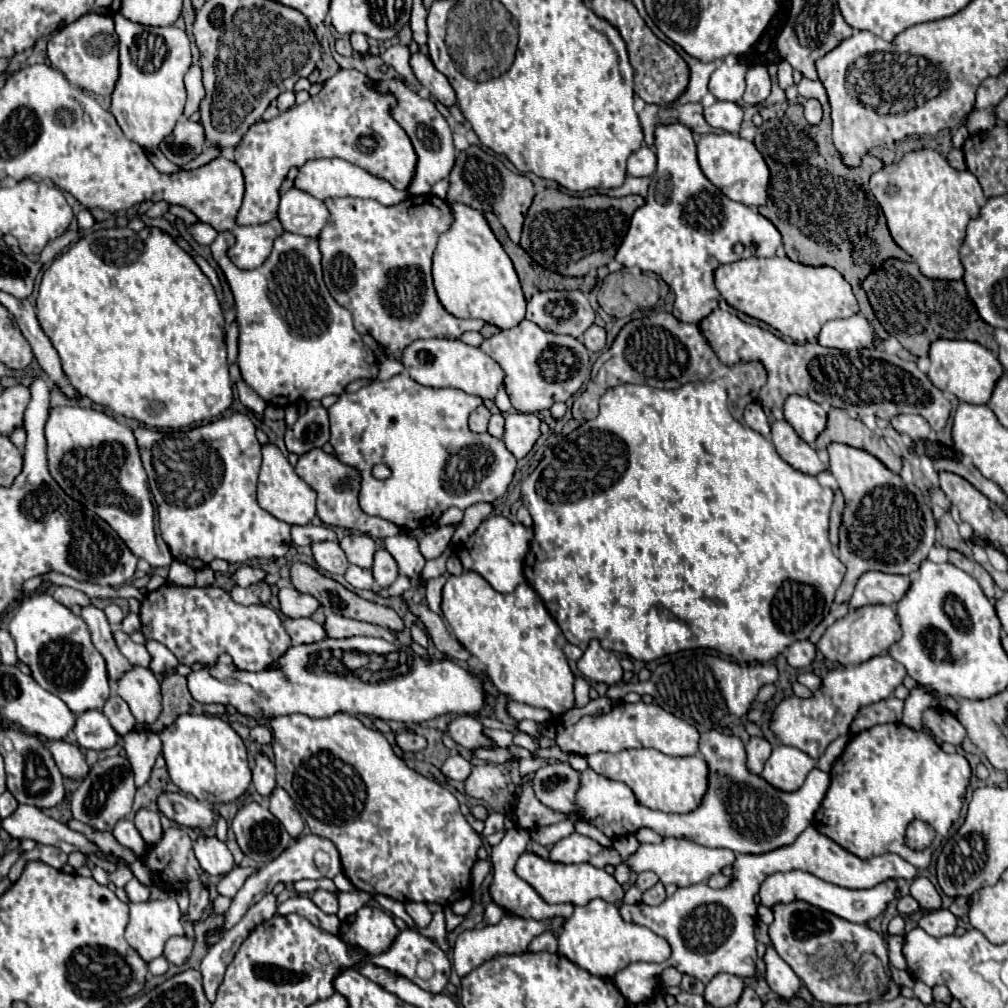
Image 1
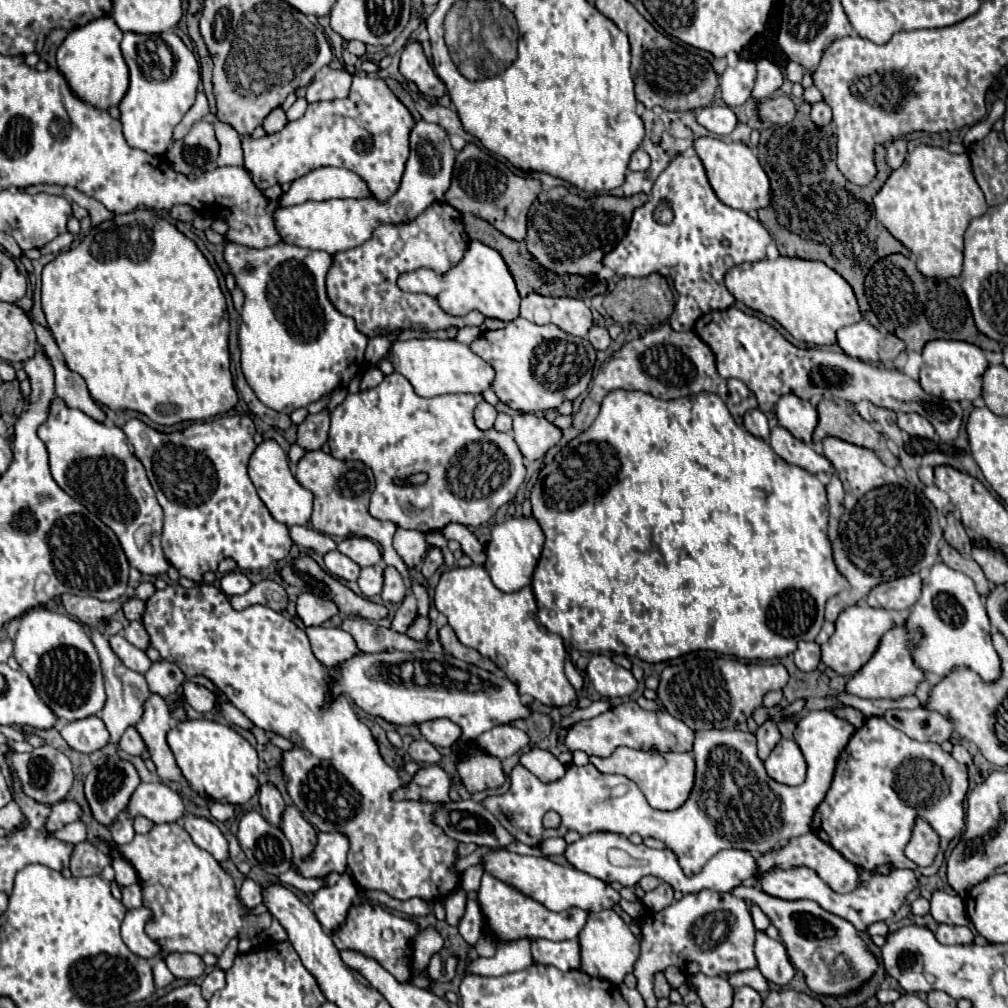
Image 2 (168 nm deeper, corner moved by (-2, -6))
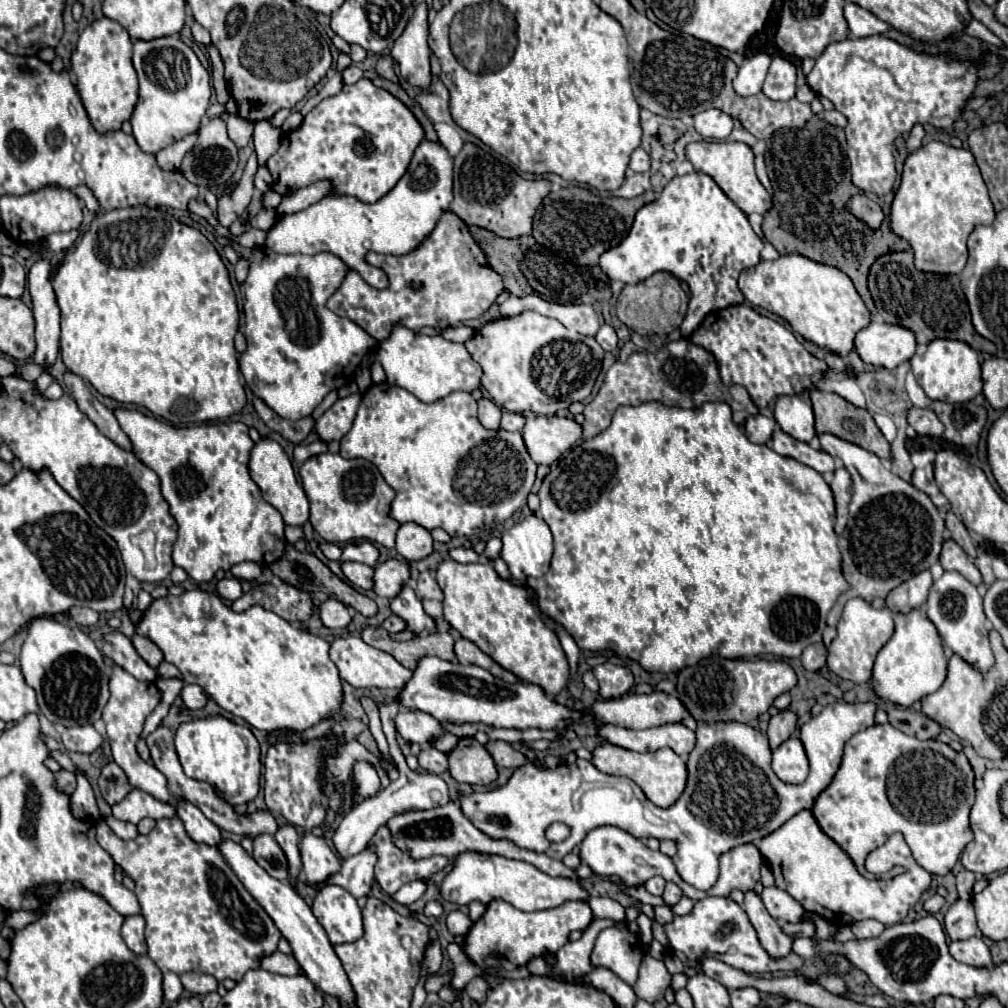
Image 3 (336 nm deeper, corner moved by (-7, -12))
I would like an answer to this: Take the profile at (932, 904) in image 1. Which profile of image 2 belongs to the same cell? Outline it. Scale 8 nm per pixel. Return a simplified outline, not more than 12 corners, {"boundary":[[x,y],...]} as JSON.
{"boundary":[[936,890],[930,914],[940,924],[968,926],[964,900]]}

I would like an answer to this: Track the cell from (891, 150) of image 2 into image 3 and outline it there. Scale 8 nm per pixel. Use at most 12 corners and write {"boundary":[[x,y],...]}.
{"boundary":[[915,126],[907,138],[907,152],[921,148],[925,132]]}

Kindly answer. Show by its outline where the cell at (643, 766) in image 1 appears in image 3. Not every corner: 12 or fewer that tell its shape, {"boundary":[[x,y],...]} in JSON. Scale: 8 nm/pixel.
{"boundary":[[671,748],[639,754],[593,750],[605,774],[631,778],[659,808],[687,786],[687,762]]}

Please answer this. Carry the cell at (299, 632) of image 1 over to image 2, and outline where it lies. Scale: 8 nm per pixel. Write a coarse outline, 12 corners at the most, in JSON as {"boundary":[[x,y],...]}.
{"boundary":[[338,626],[306,628],[314,656],[326,668],[362,654]]}

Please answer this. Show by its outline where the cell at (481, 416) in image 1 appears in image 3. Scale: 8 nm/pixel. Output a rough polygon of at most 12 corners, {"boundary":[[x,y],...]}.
{"boundary":[[479,400],[479,422],[497,430],[501,410],[491,400]]}

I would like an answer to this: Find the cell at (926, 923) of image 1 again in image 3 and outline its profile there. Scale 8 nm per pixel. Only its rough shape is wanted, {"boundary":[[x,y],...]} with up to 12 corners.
{"boundary":[[977,936],[949,944],[955,960],[989,966],[991,954]]}

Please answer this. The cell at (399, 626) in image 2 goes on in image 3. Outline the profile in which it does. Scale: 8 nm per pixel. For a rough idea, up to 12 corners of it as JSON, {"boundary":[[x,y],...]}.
{"boundary":[[389,616],[383,624],[385,630],[397,634],[407,630],[407,622],[399,616]]}

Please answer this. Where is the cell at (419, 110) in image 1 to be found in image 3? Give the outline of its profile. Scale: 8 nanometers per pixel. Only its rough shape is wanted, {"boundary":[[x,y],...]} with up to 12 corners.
{"boundary":[[423,140],[375,204],[327,196],[269,230],[279,254],[411,252],[453,200],[453,158]]}

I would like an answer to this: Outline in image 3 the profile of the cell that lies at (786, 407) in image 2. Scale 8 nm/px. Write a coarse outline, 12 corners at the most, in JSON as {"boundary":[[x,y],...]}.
{"boundary":[[799,396],[775,402],[781,430],[801,442],[815,436],[811,404]]}

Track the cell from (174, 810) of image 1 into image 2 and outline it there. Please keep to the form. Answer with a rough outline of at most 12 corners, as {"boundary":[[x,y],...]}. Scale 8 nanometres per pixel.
{"boundary":[[140,783],[124,812],[178,822],[185,806],[166,784]]}

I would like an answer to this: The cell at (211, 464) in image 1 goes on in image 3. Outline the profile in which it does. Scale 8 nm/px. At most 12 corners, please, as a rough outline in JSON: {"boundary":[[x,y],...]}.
{"boundary":[[117,410],[195,582],[285,554],[243,422]]}

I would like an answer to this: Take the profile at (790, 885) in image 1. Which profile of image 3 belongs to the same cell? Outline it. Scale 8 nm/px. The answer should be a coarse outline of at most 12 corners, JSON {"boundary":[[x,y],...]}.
{"boundary":[[799,812],[757,848],[783,890],[829,922],[903,922],[931,884],[917,864],[861,876]]}

